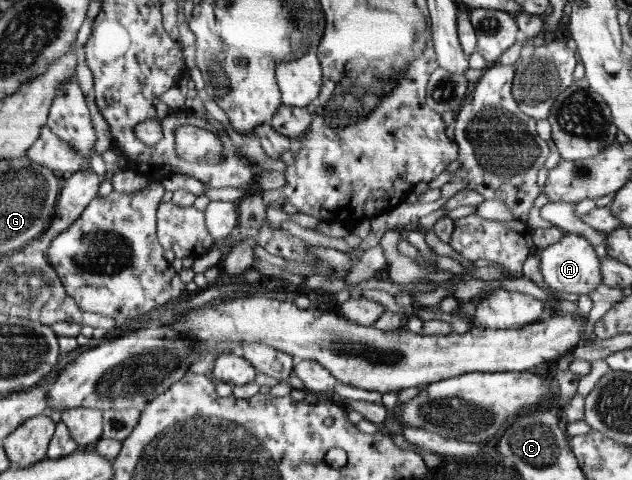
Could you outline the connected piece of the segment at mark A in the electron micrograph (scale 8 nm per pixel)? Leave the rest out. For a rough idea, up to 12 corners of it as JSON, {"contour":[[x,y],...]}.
{"contour":[[565,232],[539,251],[545,284],[590,294],[602,283],[594,245]]}

